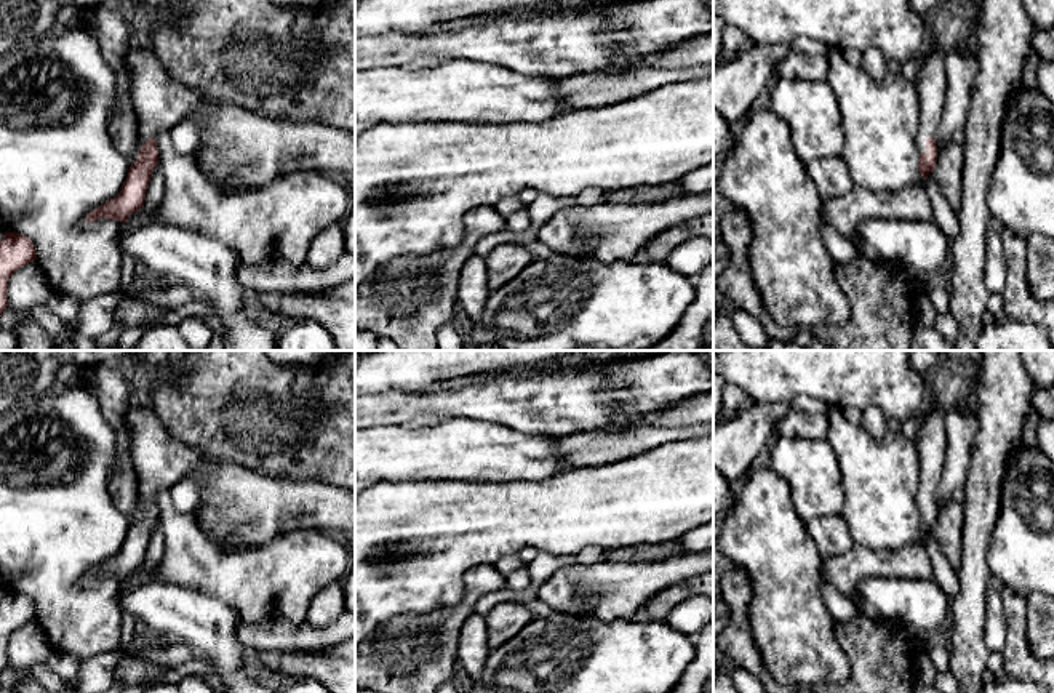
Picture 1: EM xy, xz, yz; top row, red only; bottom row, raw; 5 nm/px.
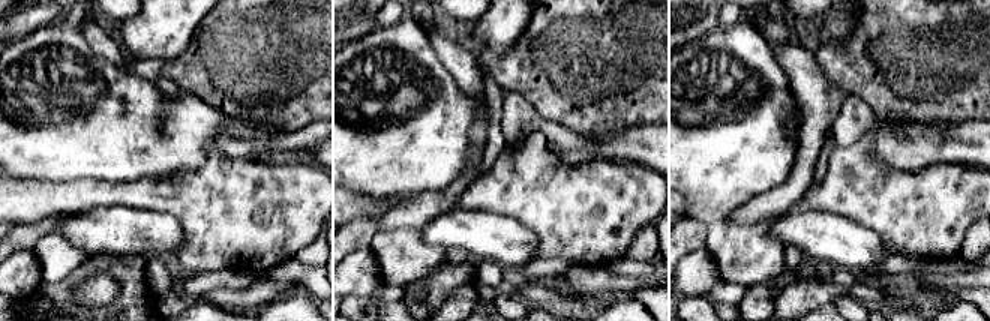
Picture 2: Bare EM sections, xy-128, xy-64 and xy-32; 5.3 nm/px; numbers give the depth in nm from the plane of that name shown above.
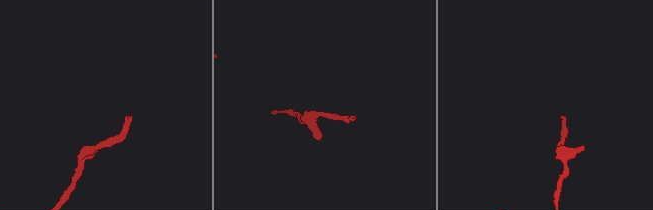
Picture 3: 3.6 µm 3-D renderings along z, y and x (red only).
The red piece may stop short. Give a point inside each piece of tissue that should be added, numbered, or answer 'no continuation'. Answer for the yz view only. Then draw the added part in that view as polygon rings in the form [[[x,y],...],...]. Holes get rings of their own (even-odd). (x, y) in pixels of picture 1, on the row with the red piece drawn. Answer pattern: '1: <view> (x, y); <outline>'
1: yz (931, 84); [[[928,53],[920,62],[916,91],[921,99],[921,123],[916,133],[920,154],[926,152],[926,139],[934,138],[944,114],[948,82],[945,74],[945,56]]]

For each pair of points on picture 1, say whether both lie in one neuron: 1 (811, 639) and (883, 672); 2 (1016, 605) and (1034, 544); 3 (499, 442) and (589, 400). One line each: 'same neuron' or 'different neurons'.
1: different neurons
2: different neurons
3: different neurons

